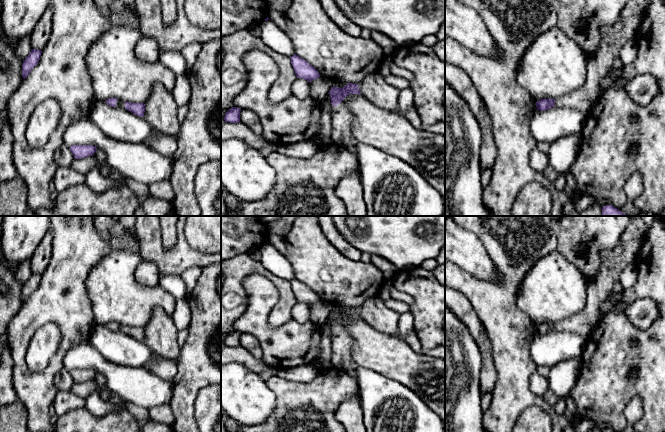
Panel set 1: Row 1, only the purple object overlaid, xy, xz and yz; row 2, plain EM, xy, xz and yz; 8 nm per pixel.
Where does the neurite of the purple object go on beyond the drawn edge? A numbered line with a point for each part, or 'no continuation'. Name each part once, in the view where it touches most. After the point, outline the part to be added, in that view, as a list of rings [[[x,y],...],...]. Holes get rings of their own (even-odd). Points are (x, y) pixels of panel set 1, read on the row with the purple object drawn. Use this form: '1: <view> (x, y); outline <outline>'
1: xz (341, 135); outline [[[344,100],[337,106],[332,106],[332,135],[333,142],[340,146],[354,143],[351,132],[352,113]]]

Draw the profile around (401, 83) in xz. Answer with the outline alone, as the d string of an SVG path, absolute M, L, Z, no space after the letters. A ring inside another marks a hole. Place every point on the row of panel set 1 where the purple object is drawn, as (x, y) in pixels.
M392 74L383 75L383 77L388 84L398 88L399 90L410 87L410 81L405 78L401 78Z

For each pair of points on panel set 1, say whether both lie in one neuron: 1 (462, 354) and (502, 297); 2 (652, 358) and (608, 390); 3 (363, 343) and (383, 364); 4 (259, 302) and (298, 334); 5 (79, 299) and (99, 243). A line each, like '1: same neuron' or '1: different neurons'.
1: different neurons
2: same neuron
3: same neuron
4: same neuron
5: same neuron

